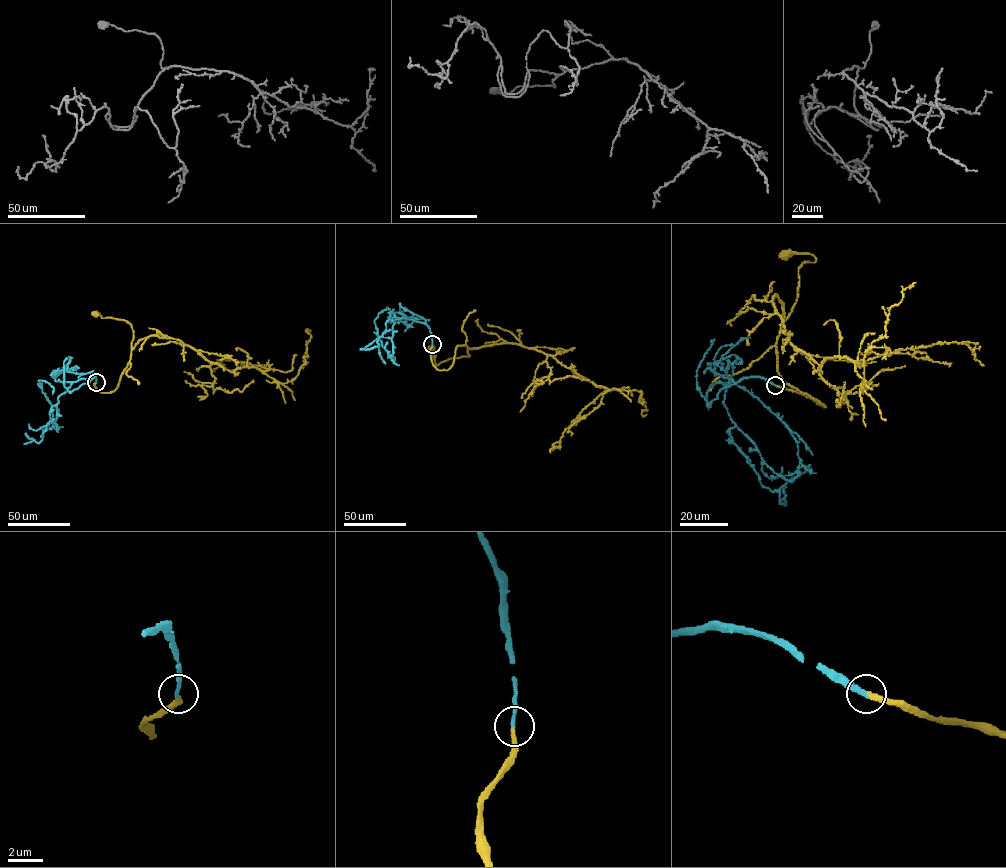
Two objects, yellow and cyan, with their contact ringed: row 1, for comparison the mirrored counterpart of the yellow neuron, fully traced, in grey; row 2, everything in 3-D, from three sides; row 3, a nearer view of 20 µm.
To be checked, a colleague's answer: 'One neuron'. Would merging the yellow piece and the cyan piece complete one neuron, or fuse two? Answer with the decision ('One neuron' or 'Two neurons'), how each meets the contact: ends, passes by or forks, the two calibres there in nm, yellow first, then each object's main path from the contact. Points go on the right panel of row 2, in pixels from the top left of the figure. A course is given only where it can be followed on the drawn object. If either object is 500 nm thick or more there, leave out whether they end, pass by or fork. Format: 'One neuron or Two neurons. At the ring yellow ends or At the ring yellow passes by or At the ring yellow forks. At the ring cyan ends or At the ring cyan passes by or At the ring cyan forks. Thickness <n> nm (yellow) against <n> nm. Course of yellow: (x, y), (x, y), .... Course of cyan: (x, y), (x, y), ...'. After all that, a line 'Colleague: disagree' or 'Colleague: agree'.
One neuron. At the ring yellow ends. At the ring cyan ends. Thickness 260 nm (yellow) against 240 nm. Course of yellow: (776, 385), (824, 407), (777, 371), (777, 337), (797, 298), (798, 271), (816, 258), (785, 254). Course of cyan: (776, 385), (732, 379), (724, 405), (764, 462), (793, 480), (797, 441), (756, 398), (713, 383), (709, 409)
Colleague: agree

